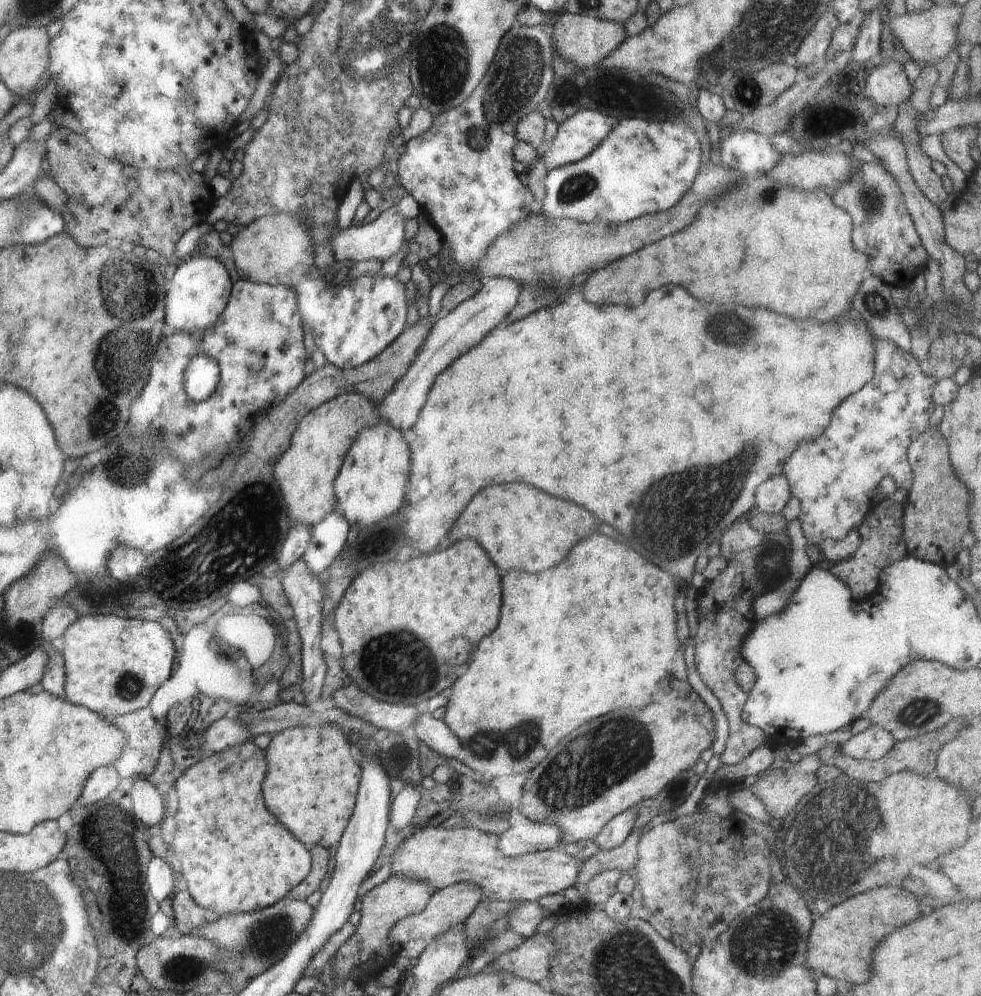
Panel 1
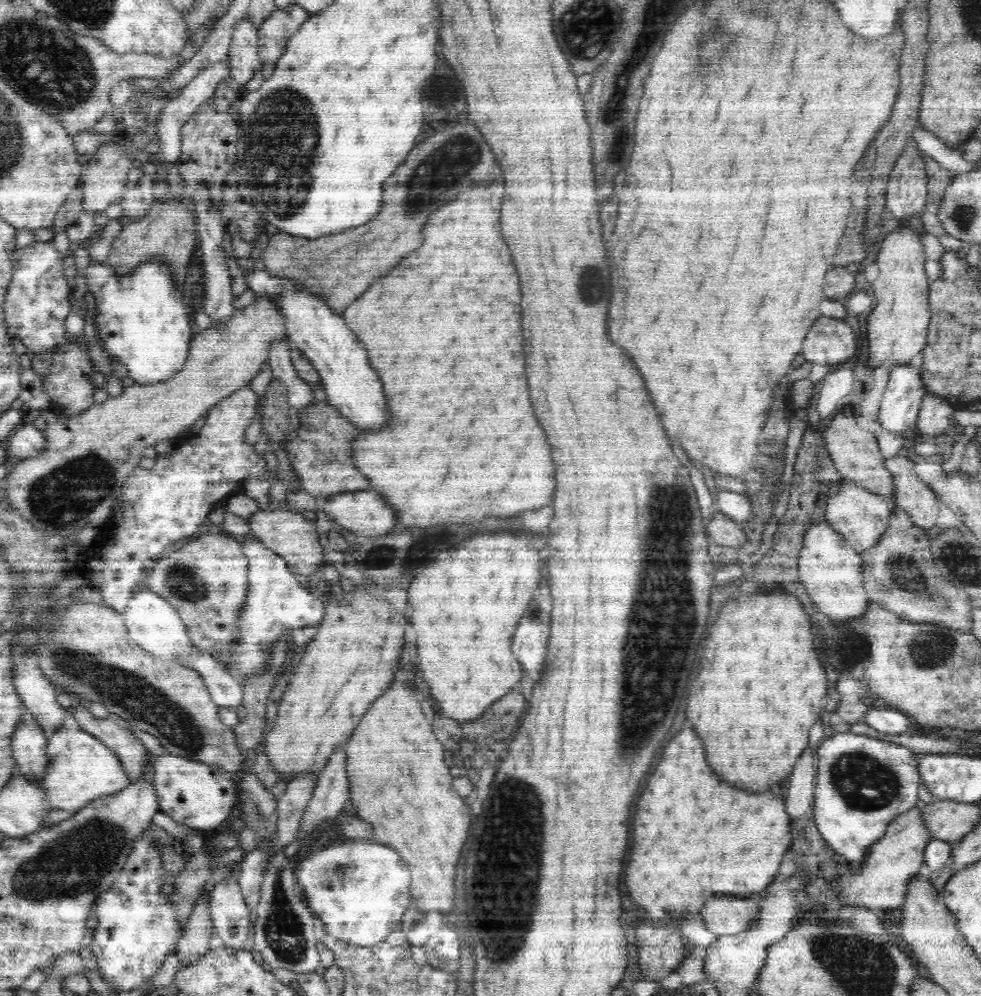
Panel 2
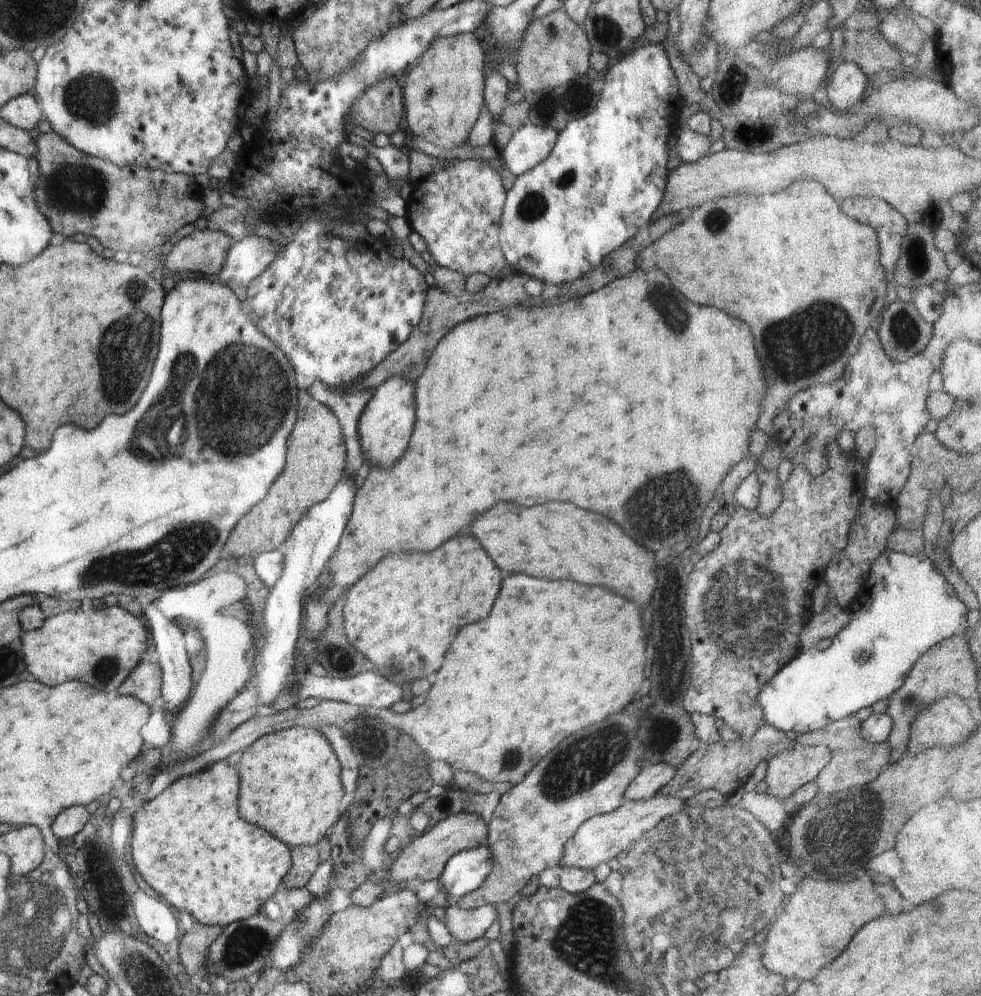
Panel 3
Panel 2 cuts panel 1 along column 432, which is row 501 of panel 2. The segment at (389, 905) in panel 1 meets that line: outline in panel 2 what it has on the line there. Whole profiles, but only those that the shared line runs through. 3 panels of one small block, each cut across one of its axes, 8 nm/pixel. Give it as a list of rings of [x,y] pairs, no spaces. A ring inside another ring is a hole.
[[[836,415],[831,423],[824,428],[821,440],[832,459],[835,469],[843,476],[843,481],[856,484],[875,495],[886,497],[892,506],[895,504],[892,473],[885,467],[886,458],[882,456],[878,448],[878,441],[870,431],[862,430],[852,415]]]

